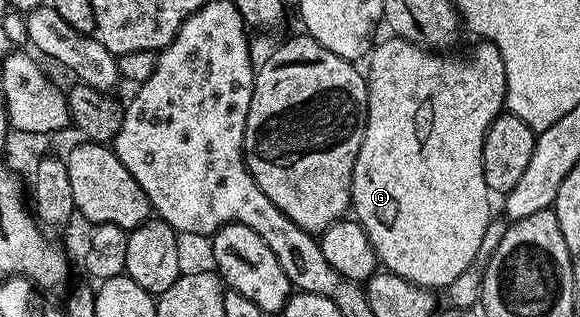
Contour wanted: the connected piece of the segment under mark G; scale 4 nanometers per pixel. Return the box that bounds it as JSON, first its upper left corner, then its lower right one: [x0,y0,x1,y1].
[350,38,508,290]

